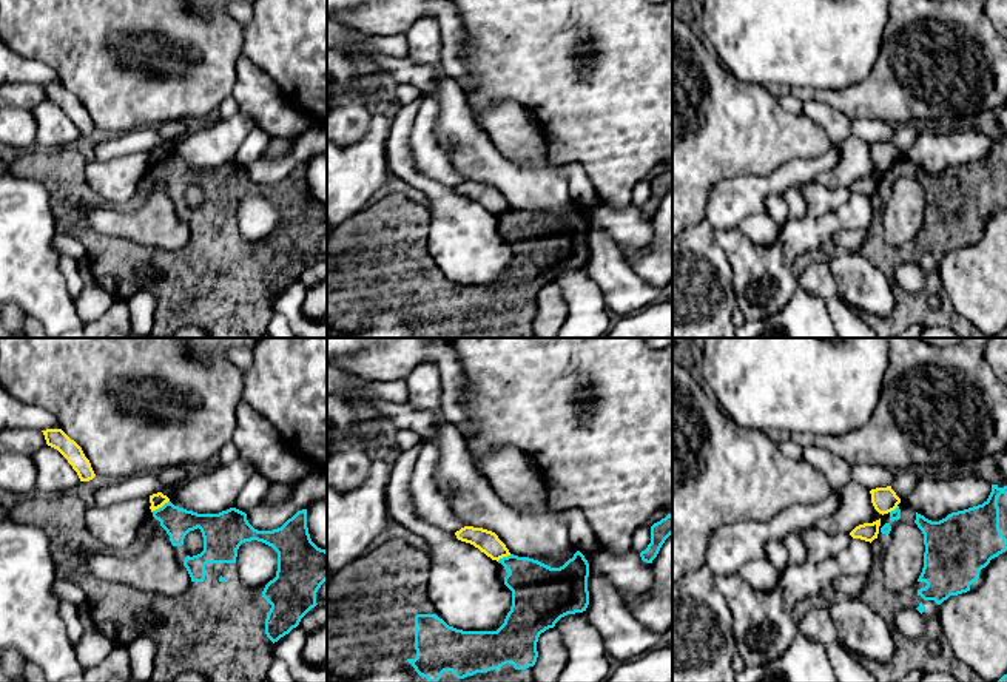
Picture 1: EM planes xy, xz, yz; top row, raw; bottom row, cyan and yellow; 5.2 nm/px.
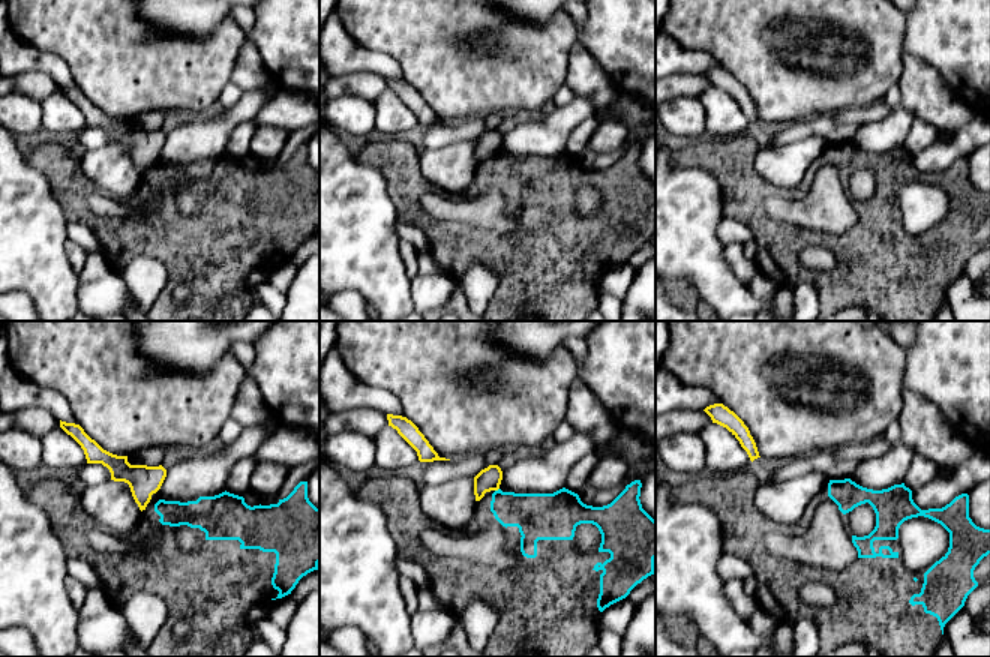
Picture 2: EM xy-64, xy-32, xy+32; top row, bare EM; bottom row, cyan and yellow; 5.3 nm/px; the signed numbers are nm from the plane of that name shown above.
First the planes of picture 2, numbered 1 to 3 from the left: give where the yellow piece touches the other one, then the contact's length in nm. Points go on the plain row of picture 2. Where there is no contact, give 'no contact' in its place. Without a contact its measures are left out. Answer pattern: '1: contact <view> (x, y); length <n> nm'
1: no contact
2: contact xy-32 (498, 153); length 30 nm
3: no contact

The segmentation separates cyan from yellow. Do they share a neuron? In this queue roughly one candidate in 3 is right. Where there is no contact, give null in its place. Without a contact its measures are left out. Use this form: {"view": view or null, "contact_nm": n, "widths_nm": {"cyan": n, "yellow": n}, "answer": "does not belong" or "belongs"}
{"view": "xy", "contact_nm": 110, "widths_nm": {"cyan": 160, "yellow": 80}, "answer": "does not belong"}

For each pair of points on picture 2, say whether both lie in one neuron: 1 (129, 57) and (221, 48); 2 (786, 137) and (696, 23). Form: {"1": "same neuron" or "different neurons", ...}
{"1": "same neuron", "2": "different neurons"}

